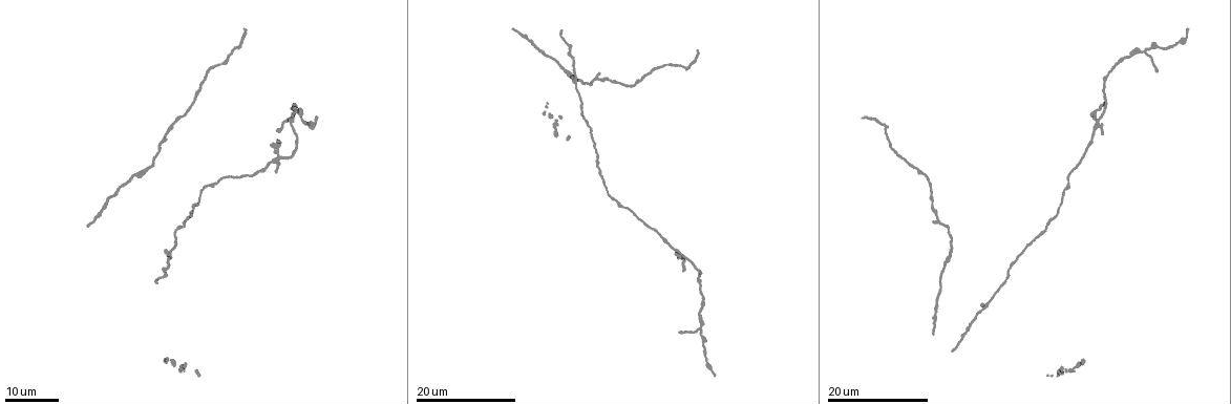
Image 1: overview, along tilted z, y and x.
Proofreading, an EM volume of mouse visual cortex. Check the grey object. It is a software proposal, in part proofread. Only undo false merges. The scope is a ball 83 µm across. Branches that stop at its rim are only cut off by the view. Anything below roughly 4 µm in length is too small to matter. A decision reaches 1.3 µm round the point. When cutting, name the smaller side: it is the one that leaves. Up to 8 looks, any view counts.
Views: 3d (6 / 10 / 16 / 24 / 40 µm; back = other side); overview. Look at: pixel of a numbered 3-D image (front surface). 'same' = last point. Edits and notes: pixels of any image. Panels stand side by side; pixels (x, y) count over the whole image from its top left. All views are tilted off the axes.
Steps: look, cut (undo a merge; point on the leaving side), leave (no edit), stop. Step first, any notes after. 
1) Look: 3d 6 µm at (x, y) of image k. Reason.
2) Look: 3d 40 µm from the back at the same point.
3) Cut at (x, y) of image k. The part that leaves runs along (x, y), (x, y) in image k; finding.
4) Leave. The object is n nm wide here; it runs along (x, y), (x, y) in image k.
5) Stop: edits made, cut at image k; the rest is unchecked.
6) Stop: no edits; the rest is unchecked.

Look: 3d 16 µm at (1007, 273) of image 1.

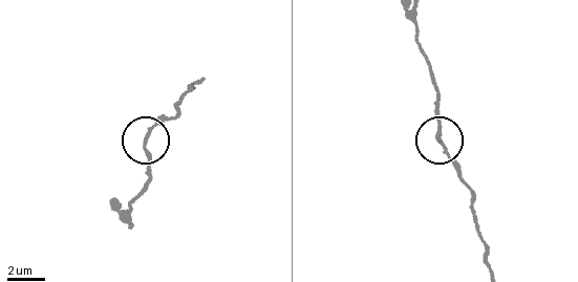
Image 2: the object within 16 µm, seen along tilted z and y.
Look: 3d 10 µm at (445, 147) of image 2. Zoom in.

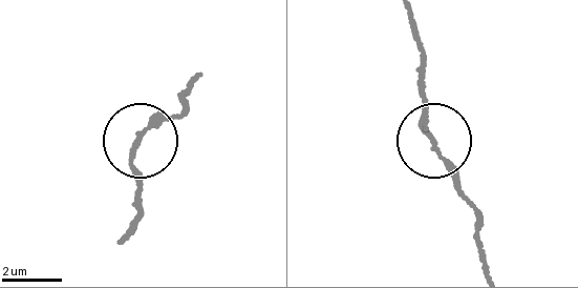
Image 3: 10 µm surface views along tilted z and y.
Leave. The object is 120 nm wide here; it runs along (483, 263), (475, 218), (420, 120), (420, 87) in image 3; continuous, no second cell.

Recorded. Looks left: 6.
Look: 3d 16 µm at (575, 82) of image 1. Three-way junction.

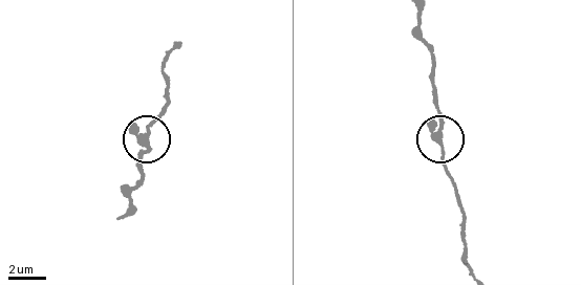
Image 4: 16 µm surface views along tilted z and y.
Look: 3d 6 µm at (143, 143) of image 4.

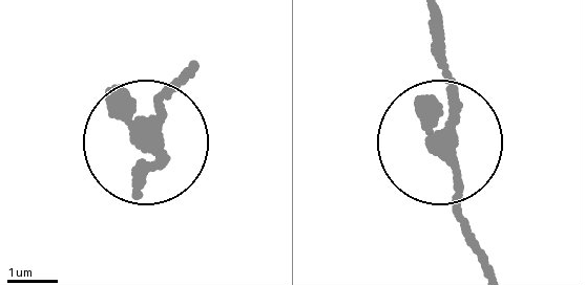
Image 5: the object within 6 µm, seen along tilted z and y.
Leave. The side arm is 31 µm long; it runs along (188, 79), (169, 97), (141, 180) in image 5; continuous, no second cell.

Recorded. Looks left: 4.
Look: 3d 24 µm at (277, 157) of image 1. Looks like a crossing.

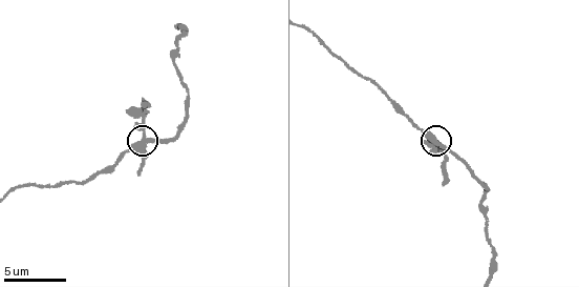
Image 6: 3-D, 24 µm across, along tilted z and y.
Look: 3d 10 µm at (441, 147) of image 6.

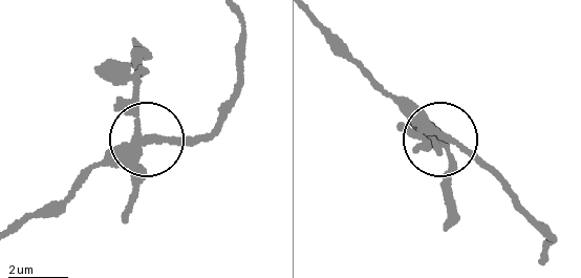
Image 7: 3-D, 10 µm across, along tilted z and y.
Look: 3d 6 µm at (438, 134) of image 7.

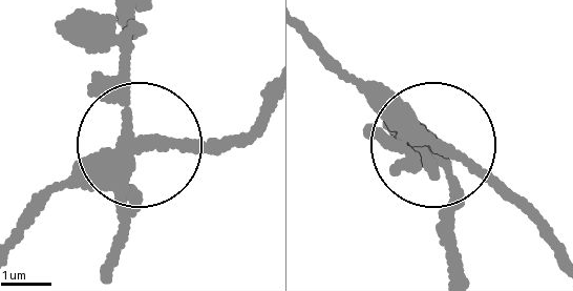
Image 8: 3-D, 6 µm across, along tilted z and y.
Cut at (113, 236) of image 8. The object is 240 nm wide here; the part that leaves runs along (421, 130), (453, 230) in image 8; two cells meet here.

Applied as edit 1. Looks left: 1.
Stop: edits made, cut at image 8; the rest is unchecked.

